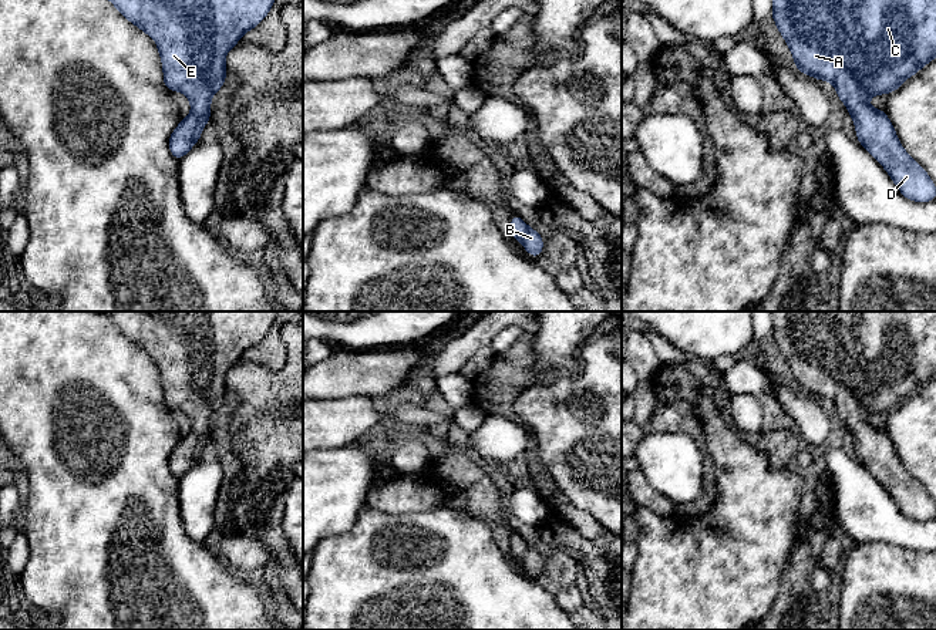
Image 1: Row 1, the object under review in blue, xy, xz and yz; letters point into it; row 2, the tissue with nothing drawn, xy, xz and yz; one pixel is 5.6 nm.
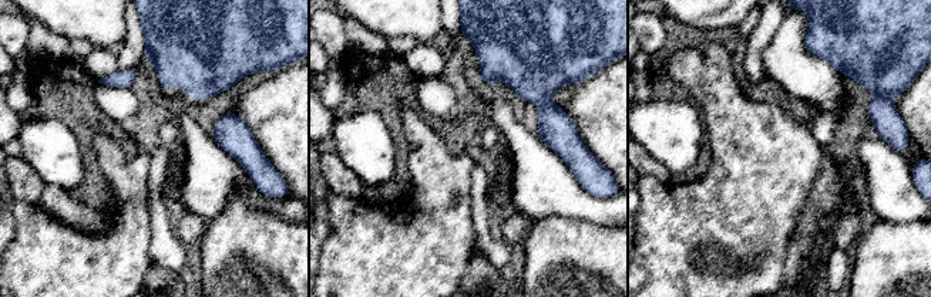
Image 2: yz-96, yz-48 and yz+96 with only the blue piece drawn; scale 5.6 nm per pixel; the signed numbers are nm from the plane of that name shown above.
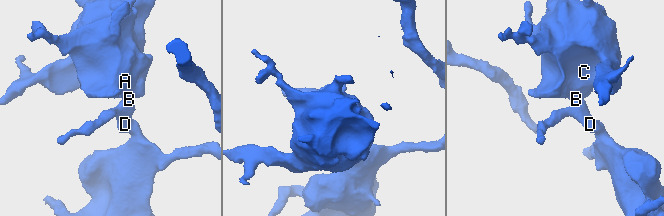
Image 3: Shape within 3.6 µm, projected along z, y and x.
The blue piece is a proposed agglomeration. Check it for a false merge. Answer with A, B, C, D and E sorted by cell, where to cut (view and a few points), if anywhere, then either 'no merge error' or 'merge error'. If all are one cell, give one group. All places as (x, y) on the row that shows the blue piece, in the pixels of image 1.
A B C D E | no cut | no merge error

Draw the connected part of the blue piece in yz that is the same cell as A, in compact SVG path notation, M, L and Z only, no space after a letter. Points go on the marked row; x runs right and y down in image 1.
M772 0L772 20L792 53L795 67L805 75L834 84L853 119L858 142L886 169L900 193L915 202L933 201L933 181L900 145L886 112L872 108L868 100L898 90L936 57L936 0Z

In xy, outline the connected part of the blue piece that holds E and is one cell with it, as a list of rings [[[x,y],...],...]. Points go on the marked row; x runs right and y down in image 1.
[[[275,0],[110,1],[156,41],[166,90],[184,92],[191,101],[191,114],[168,144],[172,156],[181,159],[209,122],[211,97],[228,75],[226,54],[267,16]]]

